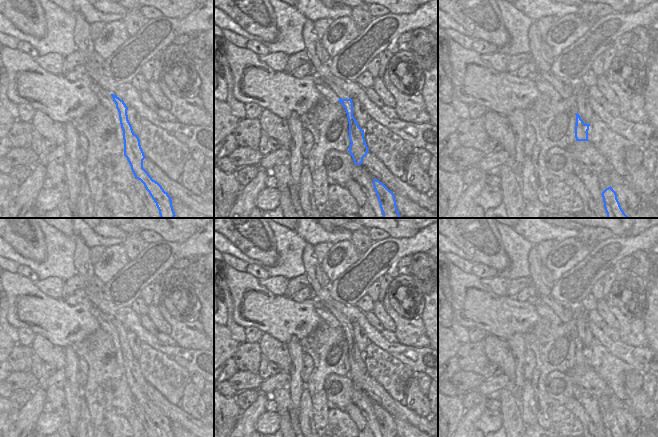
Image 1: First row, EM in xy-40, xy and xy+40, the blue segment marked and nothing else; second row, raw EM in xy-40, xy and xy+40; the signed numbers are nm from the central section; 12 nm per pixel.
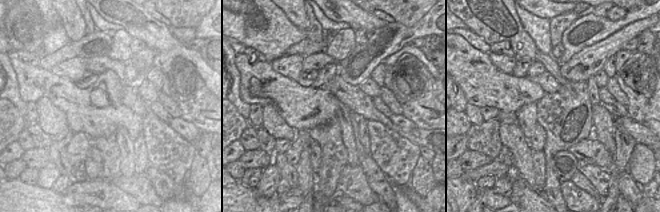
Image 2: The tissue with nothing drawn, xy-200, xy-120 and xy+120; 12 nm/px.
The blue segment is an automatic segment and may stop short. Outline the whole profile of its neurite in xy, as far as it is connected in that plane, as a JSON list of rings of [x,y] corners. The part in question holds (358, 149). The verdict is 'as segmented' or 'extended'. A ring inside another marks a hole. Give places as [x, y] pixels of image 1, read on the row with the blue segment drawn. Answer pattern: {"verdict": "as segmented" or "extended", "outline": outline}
{"verdict": "extended", "outline": [[[321,79],[339,98],[339,103],[343,105],[347,113],[349,121],[349,140],[351,142],[348,152],[351,154],[355,165],[361,165],[363,158],[369,152],[364,138],[364,130],[362,130],[353,116],[352,99],[335,83],[329,79]]]}

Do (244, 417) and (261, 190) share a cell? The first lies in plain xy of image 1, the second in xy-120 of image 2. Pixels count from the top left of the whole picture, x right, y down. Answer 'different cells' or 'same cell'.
same cell

